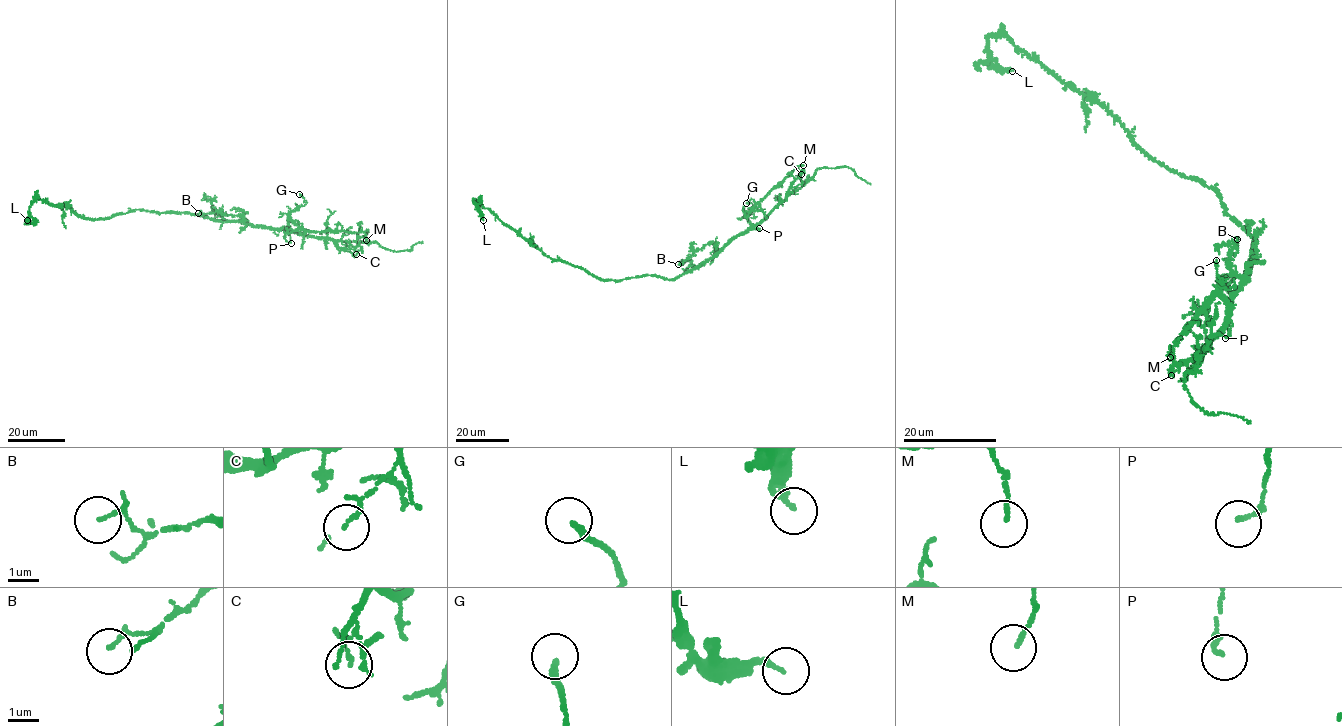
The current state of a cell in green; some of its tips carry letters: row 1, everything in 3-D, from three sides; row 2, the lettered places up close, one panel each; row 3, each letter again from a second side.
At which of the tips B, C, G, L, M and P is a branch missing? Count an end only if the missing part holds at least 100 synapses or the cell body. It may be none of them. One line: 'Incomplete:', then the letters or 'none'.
Incomplete: none

